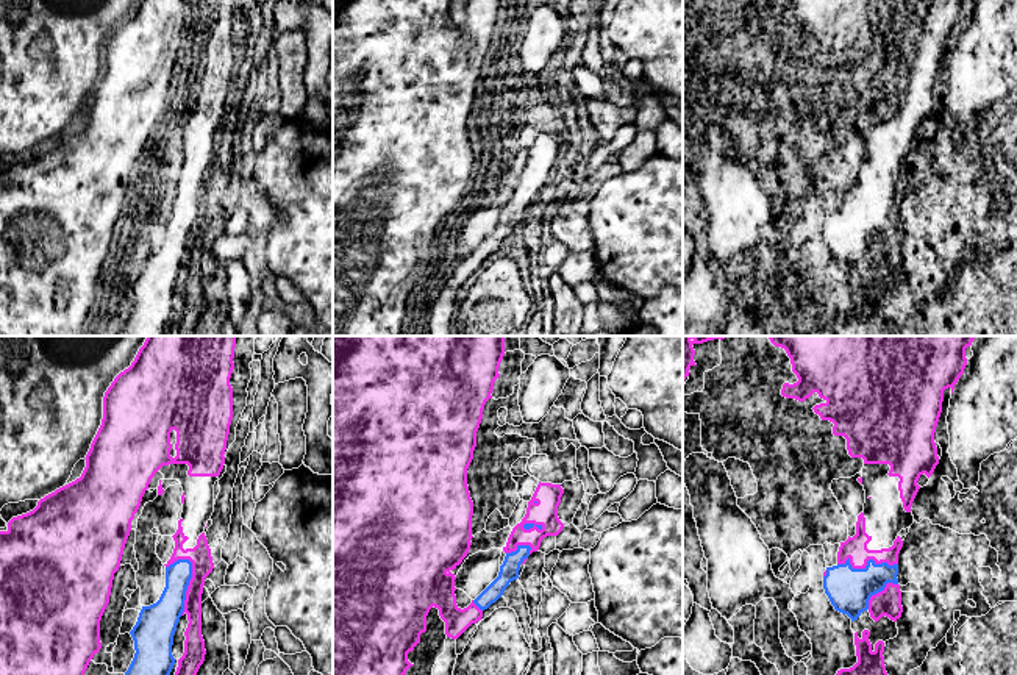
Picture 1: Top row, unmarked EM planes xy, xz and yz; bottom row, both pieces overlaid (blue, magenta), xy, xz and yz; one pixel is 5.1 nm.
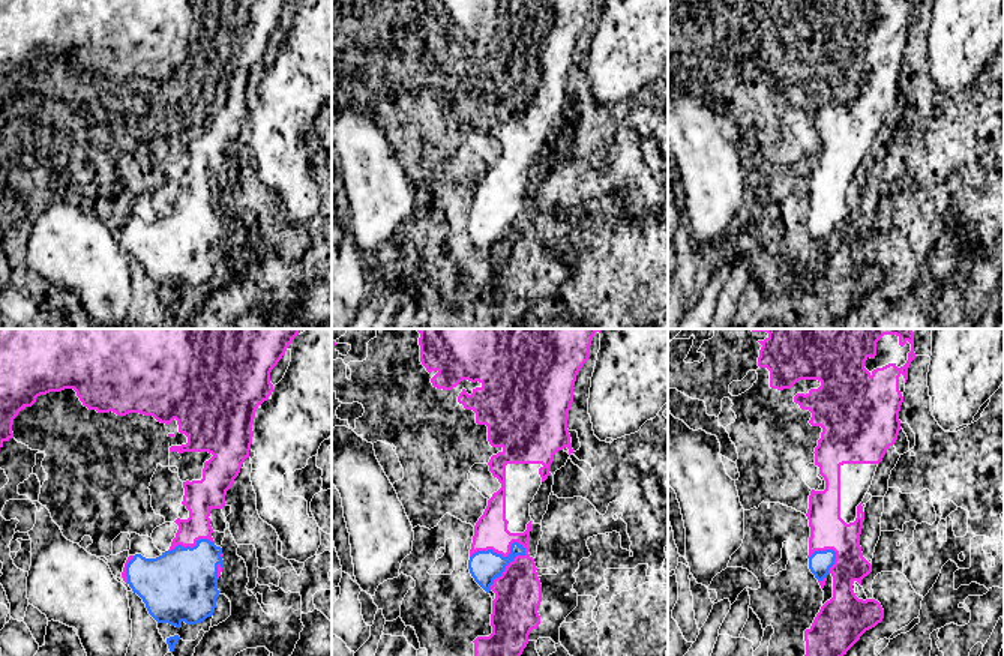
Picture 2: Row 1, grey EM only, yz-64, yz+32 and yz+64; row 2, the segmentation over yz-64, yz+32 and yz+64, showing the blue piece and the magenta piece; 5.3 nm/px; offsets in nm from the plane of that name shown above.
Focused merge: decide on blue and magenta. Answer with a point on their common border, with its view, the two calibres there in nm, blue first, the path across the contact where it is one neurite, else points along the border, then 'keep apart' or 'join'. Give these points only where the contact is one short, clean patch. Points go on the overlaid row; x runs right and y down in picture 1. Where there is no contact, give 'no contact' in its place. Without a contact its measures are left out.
meets blue in xy at (188, 585); 190 nm thick on the blue side, 110 nm on the other; keep apart

